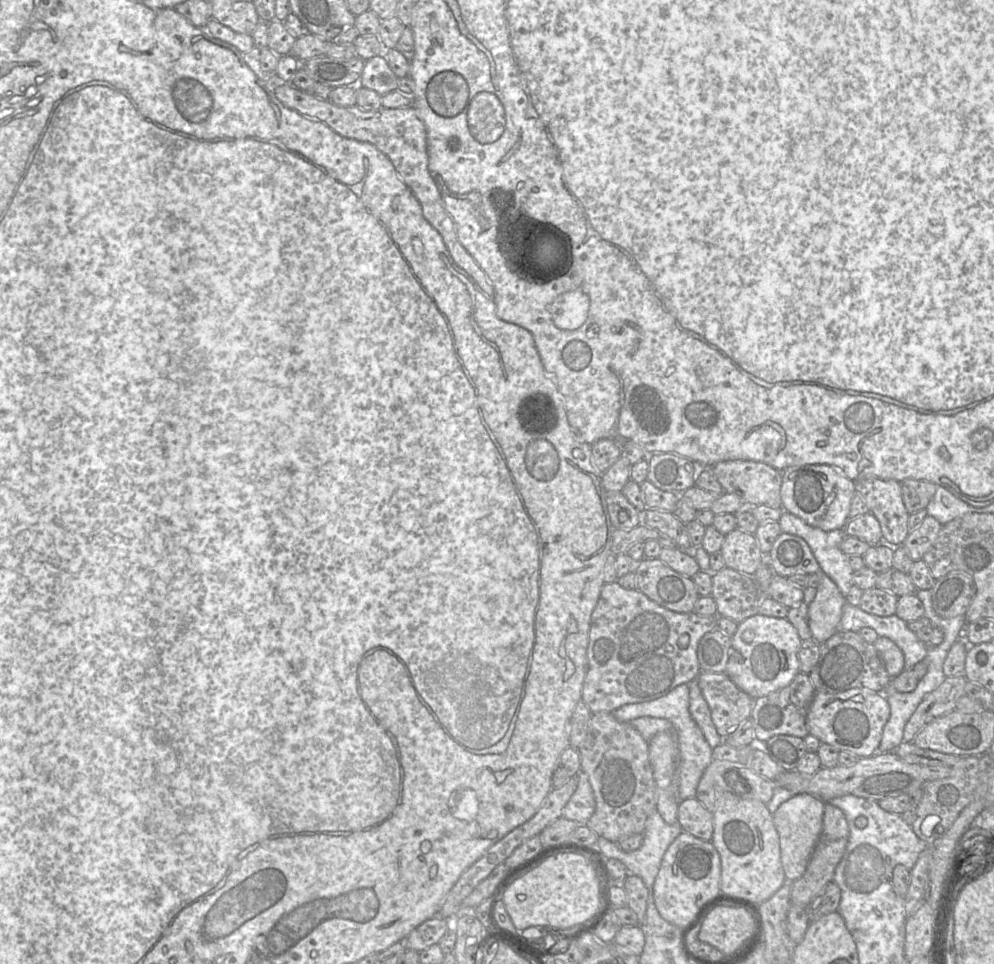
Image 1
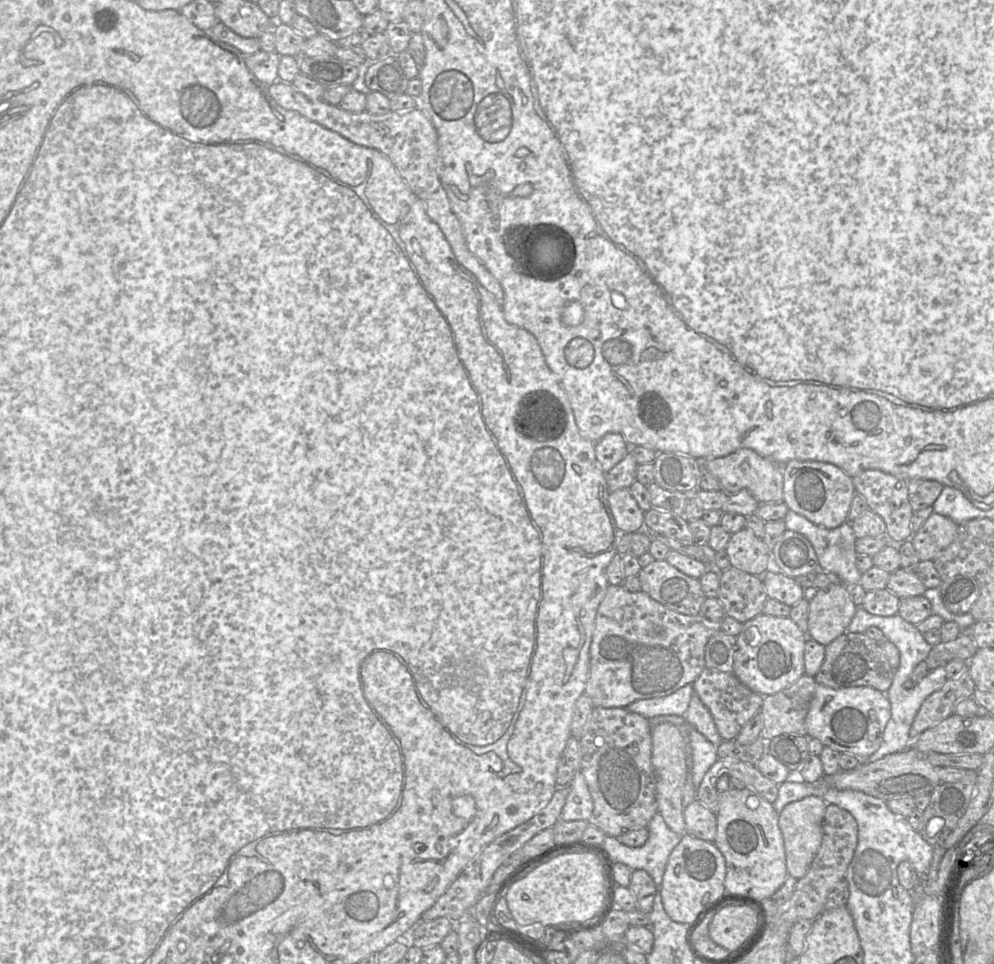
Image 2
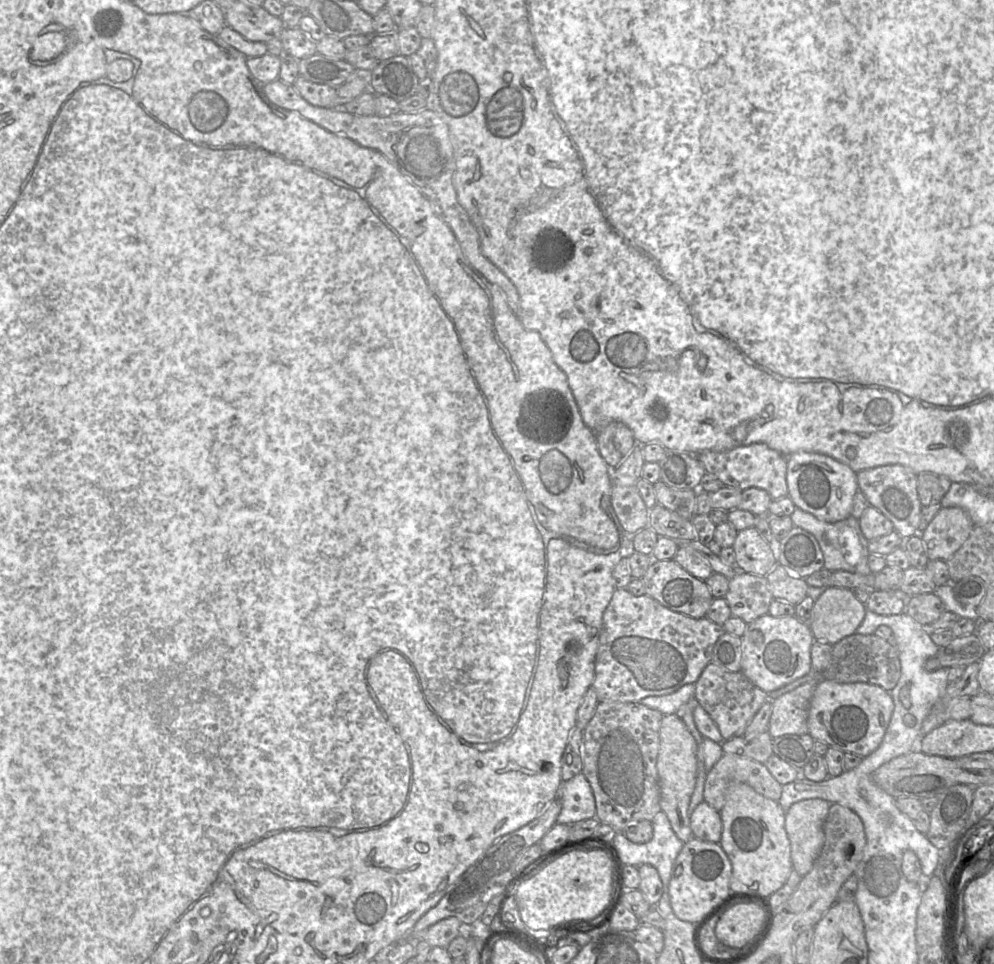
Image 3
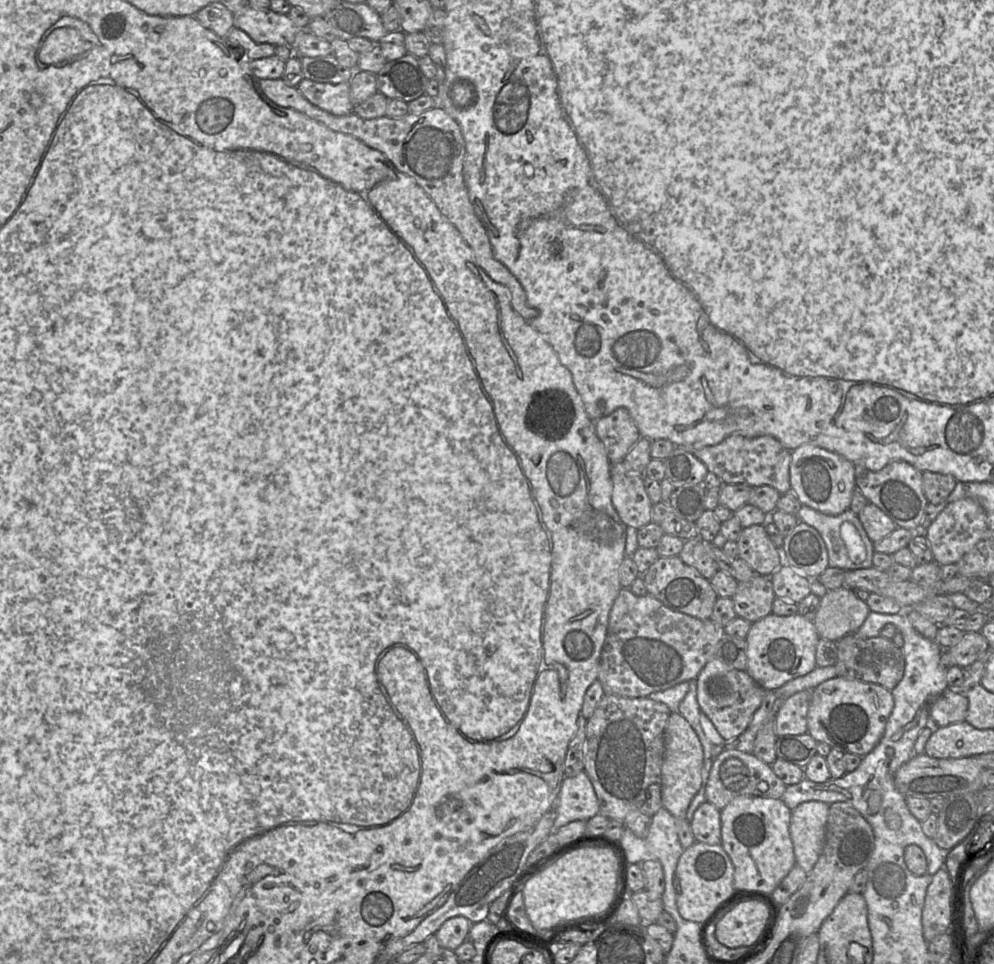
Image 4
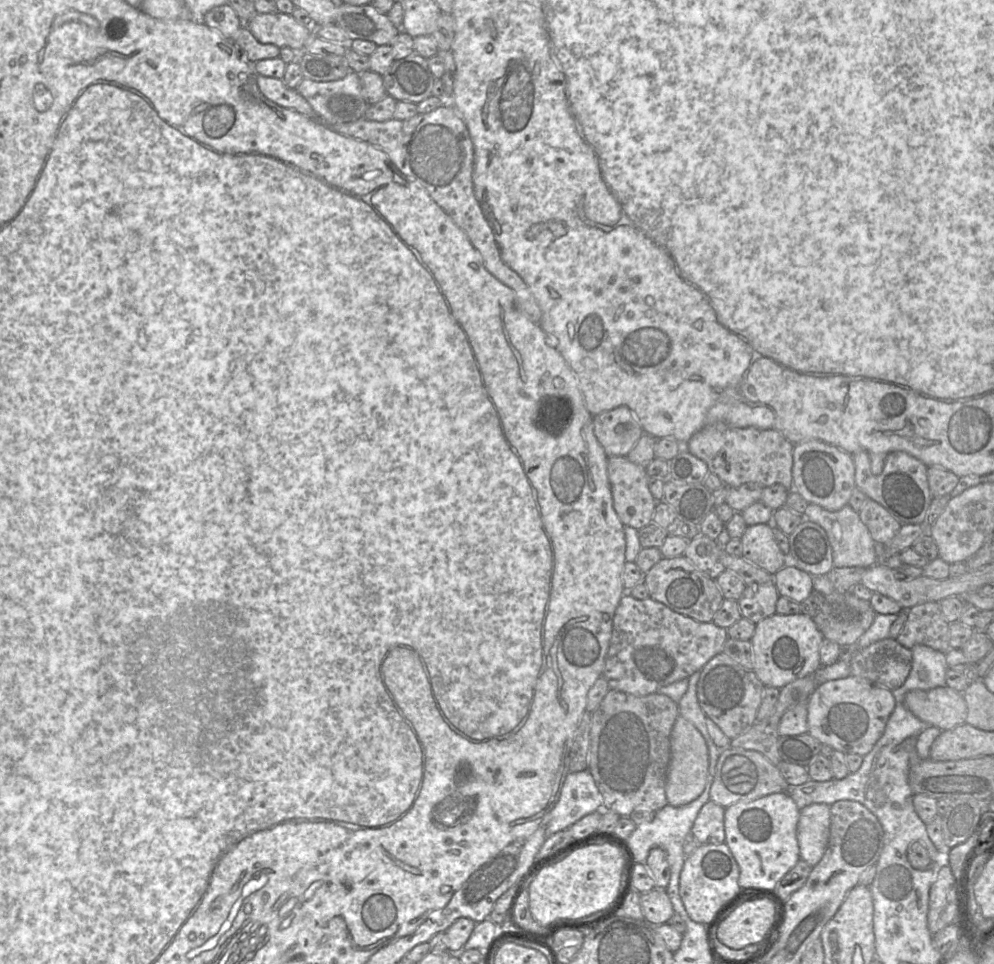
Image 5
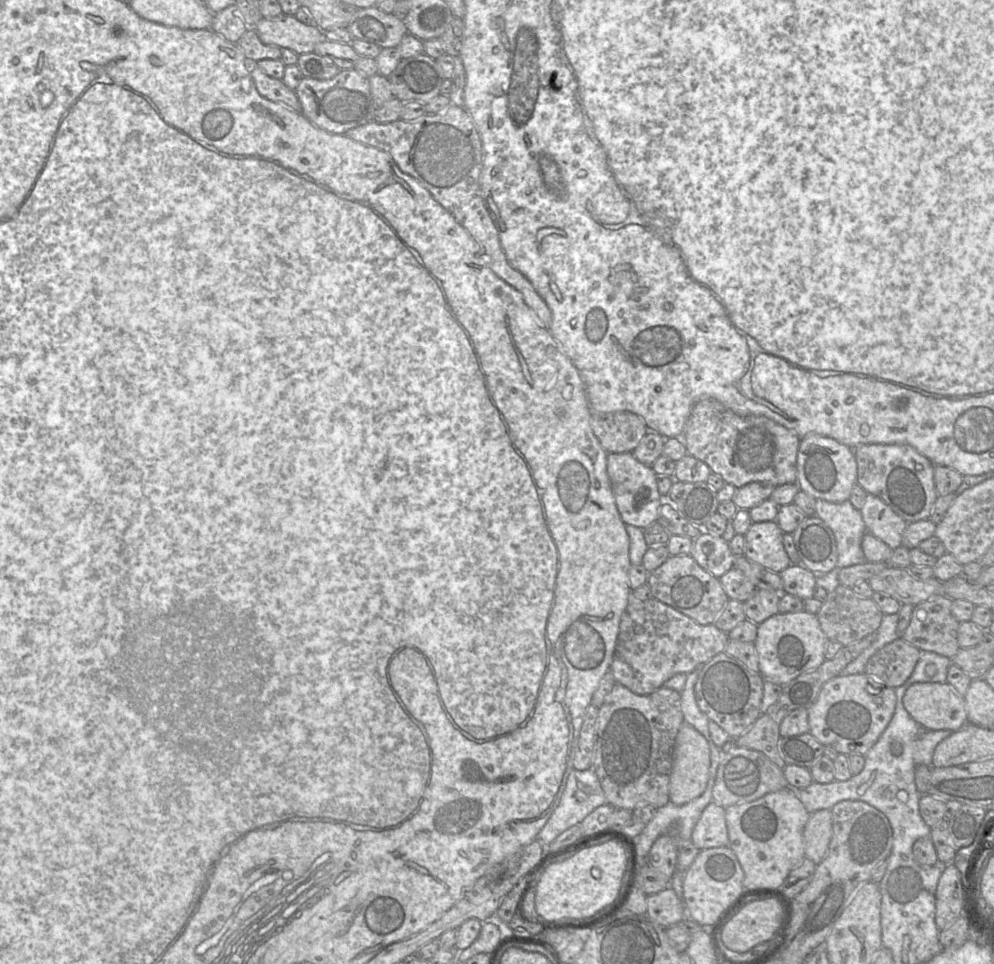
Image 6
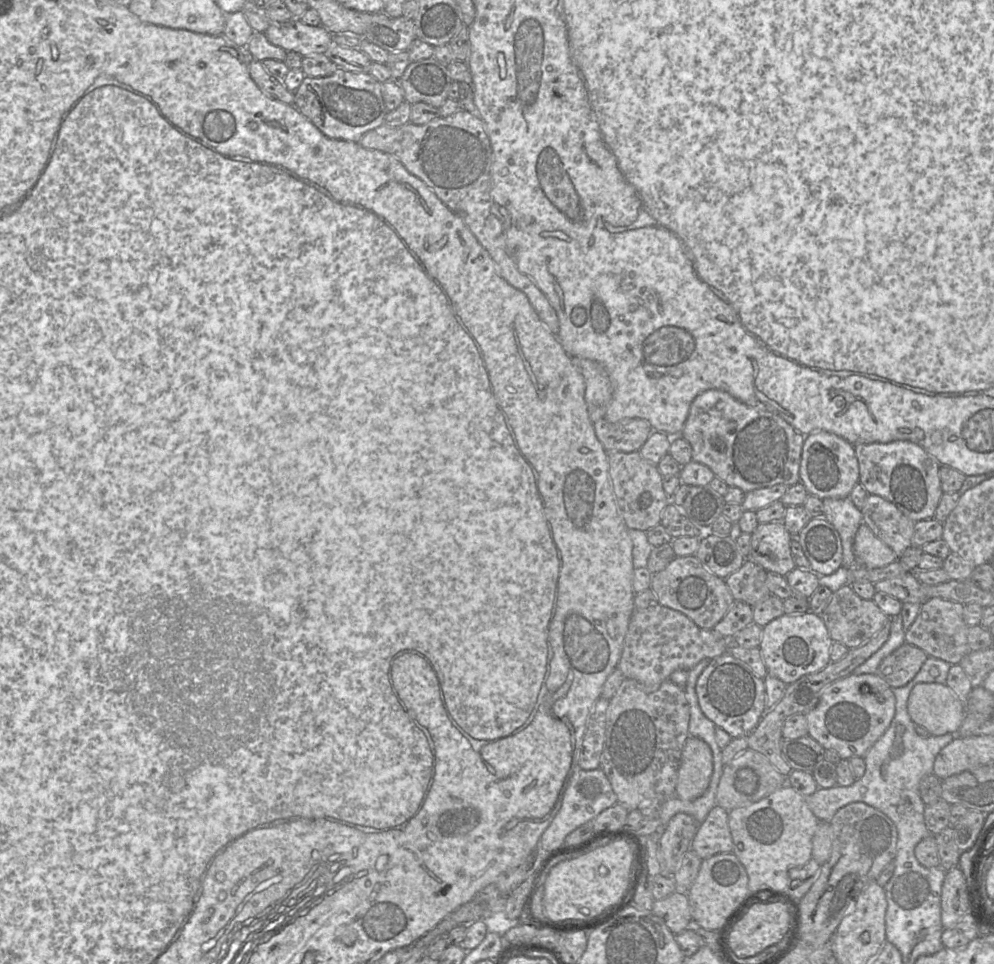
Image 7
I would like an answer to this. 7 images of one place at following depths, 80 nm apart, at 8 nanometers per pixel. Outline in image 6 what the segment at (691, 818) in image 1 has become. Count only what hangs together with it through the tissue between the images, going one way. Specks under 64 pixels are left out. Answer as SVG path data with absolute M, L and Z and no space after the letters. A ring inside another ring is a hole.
M713 801L703 810L691 835L699 850L729 846L725 808Z

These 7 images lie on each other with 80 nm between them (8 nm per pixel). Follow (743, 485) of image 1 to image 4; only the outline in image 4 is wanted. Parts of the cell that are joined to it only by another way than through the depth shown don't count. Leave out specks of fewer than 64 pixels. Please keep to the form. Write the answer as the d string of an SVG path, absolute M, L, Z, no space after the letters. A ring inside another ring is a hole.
M732 434L716 445L692 451L710 473L714 473L722 480L722 484L747 484L751 487L767 485L775 488L781 495L791 490L791 451L783 447L773 436L748 438Z

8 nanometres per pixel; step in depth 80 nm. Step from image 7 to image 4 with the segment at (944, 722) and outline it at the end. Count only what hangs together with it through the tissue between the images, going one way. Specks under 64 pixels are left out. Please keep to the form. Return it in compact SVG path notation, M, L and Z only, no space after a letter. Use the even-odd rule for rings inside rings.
M951 688L946 689L930 706L930 723L945 727L965 721L968 710L968 699L965 693Z

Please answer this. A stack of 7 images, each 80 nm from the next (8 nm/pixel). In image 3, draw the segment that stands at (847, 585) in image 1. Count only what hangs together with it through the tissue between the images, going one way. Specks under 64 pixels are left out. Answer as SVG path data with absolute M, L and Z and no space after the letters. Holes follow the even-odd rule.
M798 507L790 515L793 525L811 533L818 541L824 556L824 568L829 571L848 571L861 575L872 573L868 566L868 540L864 537L859 522L853 516L829 523Z

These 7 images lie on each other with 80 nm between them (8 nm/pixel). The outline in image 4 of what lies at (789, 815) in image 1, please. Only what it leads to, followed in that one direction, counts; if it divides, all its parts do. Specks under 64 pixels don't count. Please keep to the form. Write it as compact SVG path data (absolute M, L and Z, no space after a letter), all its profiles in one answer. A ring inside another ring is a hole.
M807 801L791 812L789 826L795 861L807 874L818 861L826 835L829 804Z

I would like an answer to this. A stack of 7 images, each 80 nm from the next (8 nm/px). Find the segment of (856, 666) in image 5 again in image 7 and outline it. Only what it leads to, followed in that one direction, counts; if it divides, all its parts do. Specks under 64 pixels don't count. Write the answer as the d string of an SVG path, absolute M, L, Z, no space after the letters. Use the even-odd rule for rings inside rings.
M904 643L881 661L876 675L892 689L903 687L916 676L927 658L920 648Z

